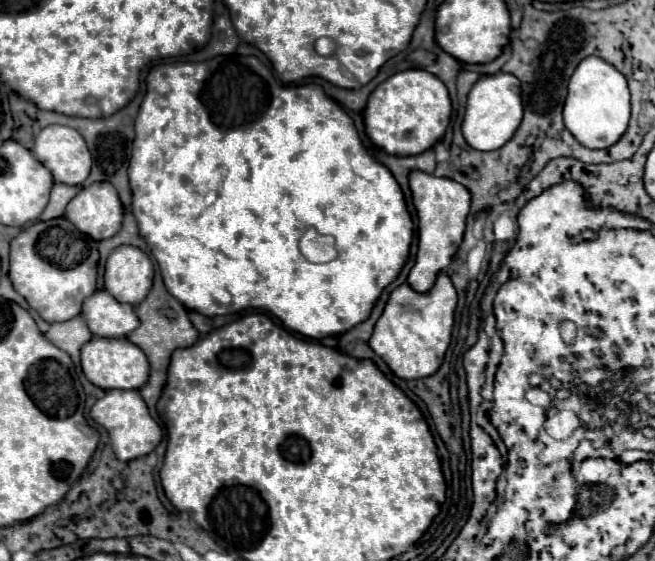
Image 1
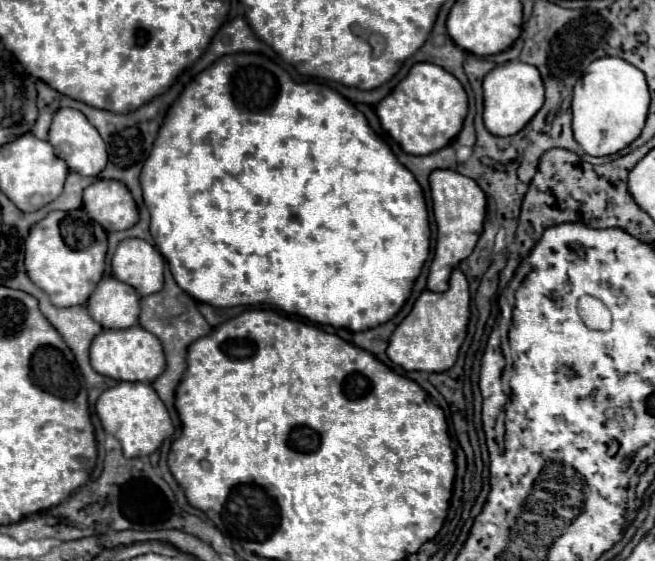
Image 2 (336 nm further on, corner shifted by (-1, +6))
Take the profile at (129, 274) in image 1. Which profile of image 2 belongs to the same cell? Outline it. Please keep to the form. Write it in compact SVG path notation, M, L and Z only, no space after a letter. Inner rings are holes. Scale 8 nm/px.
M124 239L112 257L114 277L130 283L138 295L158 293L164 285L164 259L144 239Z

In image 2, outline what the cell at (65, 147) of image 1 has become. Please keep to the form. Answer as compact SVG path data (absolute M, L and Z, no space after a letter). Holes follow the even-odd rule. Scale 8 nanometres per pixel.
M58 109L56 111L50 133L48 133L48 143L54 147L54 151L58 151L58 157L66 161L66 165L72 173L96 177L106 167L108 155L106 155L106 145L104 145L102 137L98 135L96 127L92 127L88 123L88 119L76 109Z

